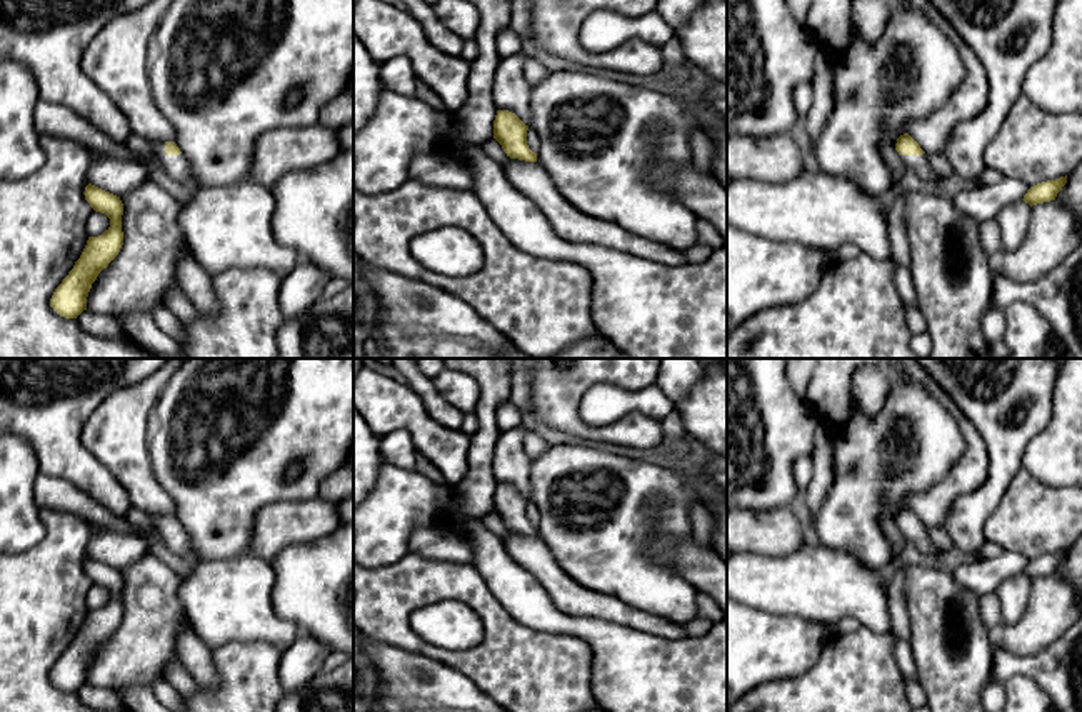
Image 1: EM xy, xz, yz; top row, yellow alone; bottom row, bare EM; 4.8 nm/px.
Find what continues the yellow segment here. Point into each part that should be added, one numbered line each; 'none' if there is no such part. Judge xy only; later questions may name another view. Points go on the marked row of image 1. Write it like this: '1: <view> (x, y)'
1: xy (177, 167)

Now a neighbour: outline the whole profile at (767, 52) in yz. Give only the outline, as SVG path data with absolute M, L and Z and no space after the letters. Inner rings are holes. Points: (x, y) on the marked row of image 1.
M727 0L727 138L790 133L797 123L794 88L810 82L819 47L792 17L787 0Z

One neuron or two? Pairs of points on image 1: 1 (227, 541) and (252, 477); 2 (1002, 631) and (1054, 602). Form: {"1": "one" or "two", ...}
{"1": "one", "2": "one"}

